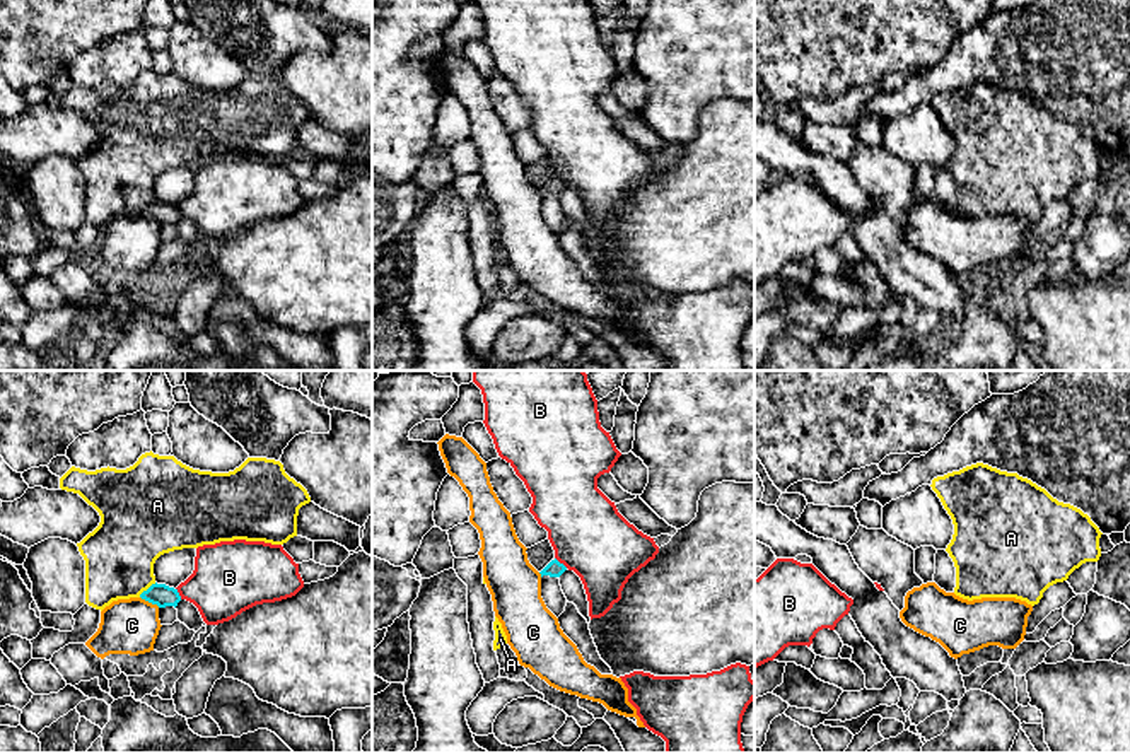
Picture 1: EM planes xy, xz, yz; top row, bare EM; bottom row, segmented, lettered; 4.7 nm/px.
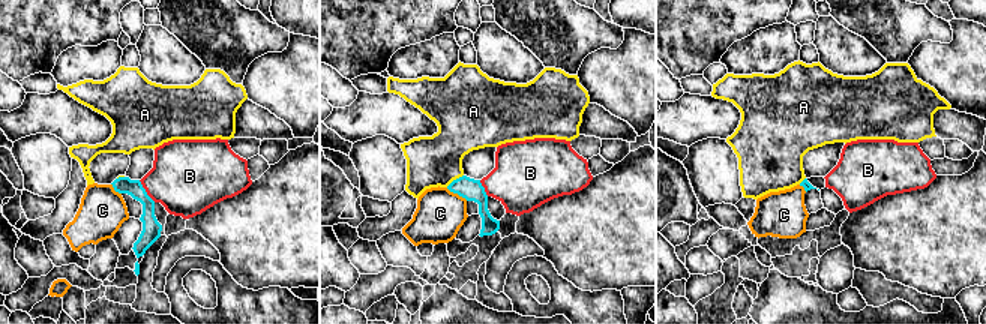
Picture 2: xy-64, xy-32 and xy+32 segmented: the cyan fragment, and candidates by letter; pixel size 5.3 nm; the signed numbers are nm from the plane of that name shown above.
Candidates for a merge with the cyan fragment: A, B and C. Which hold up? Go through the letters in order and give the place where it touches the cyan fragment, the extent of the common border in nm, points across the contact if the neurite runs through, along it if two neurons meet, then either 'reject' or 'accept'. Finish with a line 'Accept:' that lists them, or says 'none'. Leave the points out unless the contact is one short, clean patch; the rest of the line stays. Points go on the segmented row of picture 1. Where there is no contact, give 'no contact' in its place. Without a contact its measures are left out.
A: xy (149, 588) | 110 nm | along xy (156, 583), (139, 596) | reject
B: xz (562, 564) | 80 nm | along xz (555, 557), (567, 567) | reject
C: xy (151, 601) | 110 nm | along xy (140, 596), (159, 607) | reject
Accept: none

